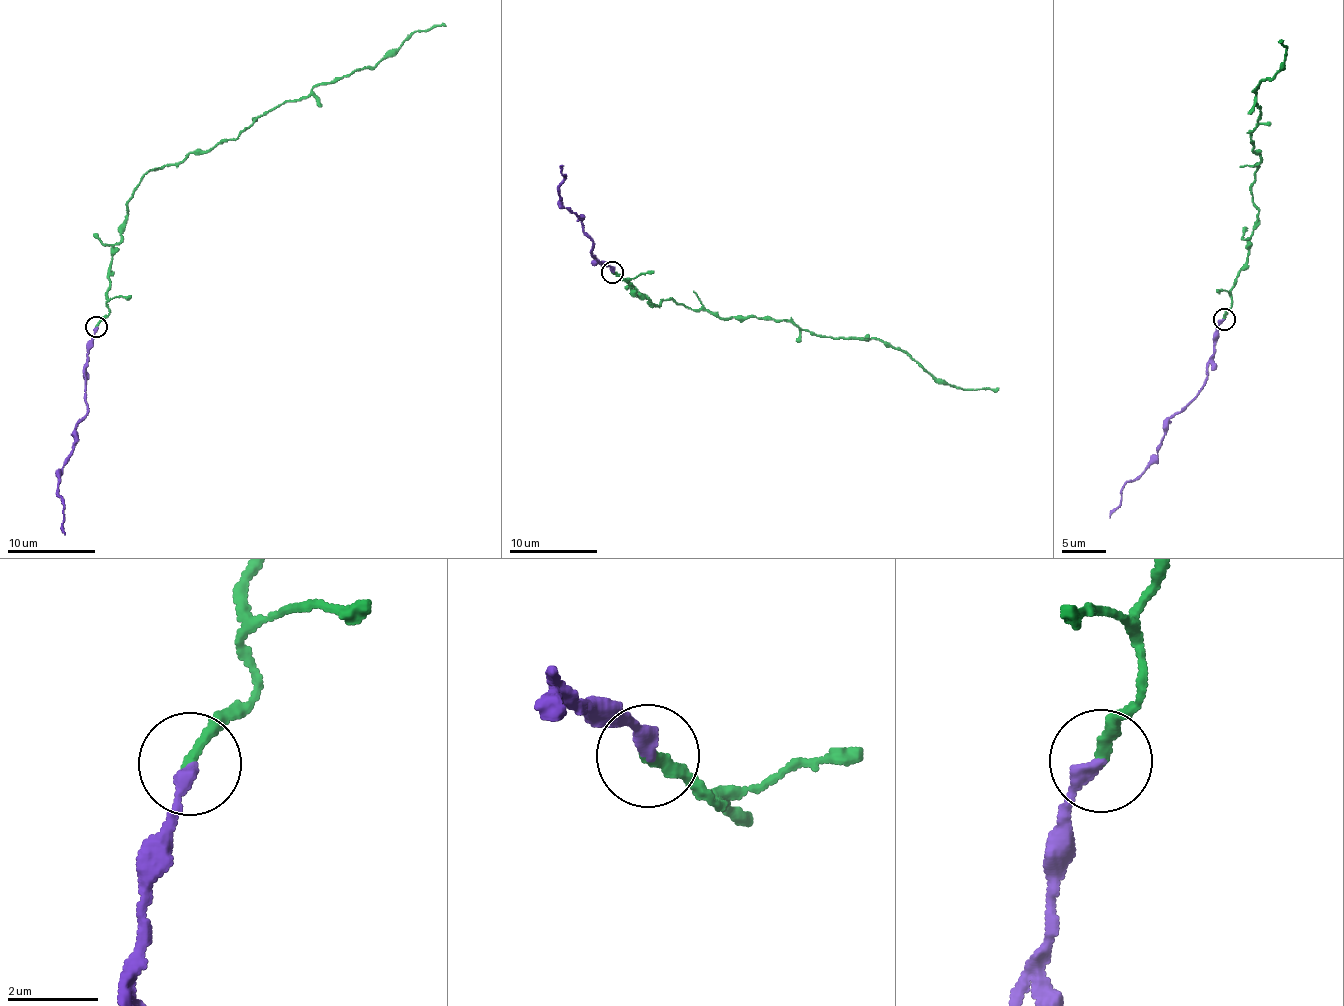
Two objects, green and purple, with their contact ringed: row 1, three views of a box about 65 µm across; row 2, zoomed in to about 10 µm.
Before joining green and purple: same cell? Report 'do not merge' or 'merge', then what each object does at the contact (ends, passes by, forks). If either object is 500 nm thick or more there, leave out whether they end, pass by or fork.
do not merge; green ends; purple ends

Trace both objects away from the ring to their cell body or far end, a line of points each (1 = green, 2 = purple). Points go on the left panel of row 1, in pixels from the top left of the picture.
1: (96, 327), (108, 311), (127, 201), (151, 170), (208, 153), (314, 87), (373, 69), (417, 30), (445, 26)
2: (96, 327), (85, 417), (77, 424), (73, 451), (60, 473), (57, 490), (66, 535)

